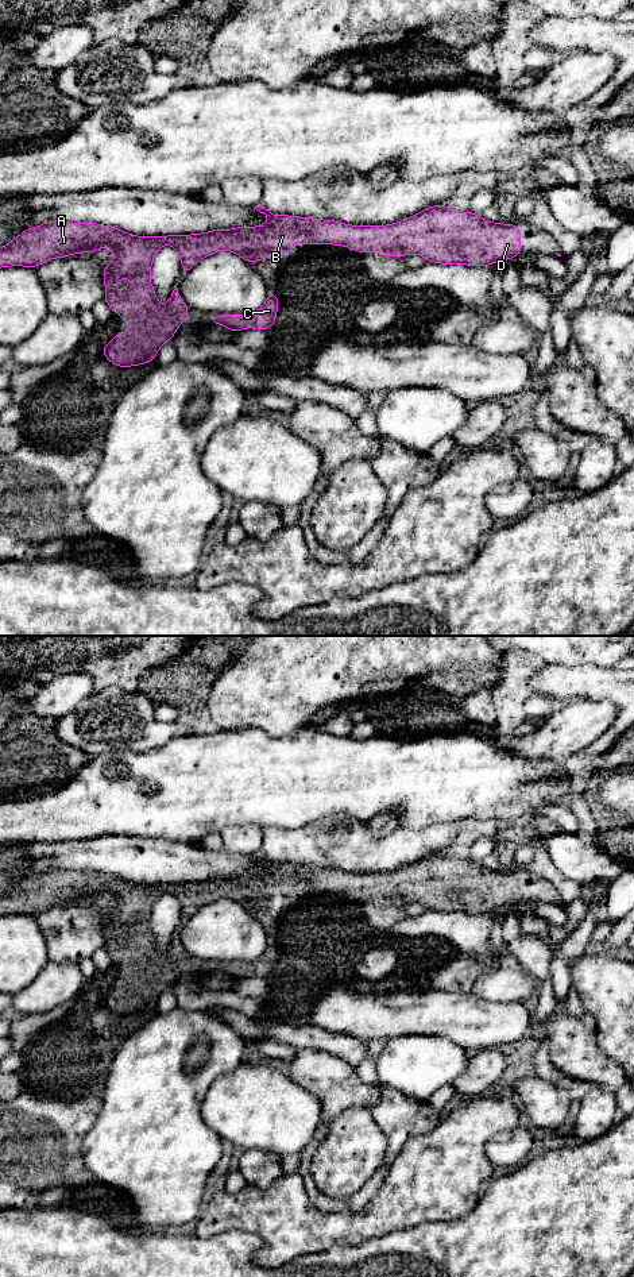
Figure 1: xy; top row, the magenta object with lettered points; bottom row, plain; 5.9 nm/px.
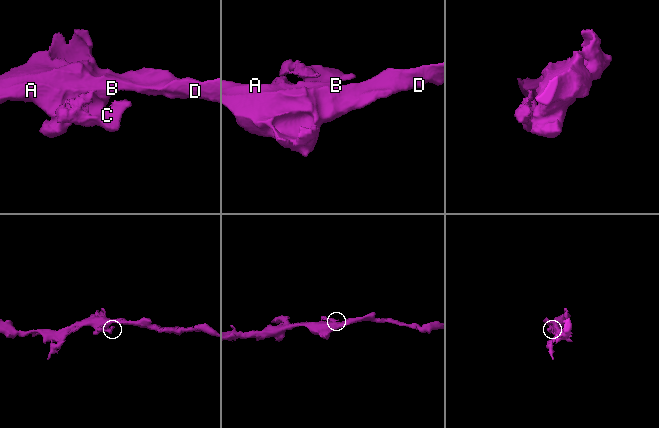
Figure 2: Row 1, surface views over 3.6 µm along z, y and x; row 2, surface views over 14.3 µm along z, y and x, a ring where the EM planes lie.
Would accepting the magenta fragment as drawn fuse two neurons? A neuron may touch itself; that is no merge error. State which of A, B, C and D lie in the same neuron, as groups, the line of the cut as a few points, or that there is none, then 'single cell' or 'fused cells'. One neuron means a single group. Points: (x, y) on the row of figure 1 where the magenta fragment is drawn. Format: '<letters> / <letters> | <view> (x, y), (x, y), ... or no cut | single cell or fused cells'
A B C D | no cut | single cell

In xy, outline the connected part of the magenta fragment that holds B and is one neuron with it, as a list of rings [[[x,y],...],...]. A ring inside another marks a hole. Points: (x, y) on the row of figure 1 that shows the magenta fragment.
[[[263,205],[255,207],[255,209],[270,217],[262,227],[251,225],[193,235],[152,238],[131,235],[119,228],[97,223],[47,221],[23,231],[18,238],[11,239],[5,247],[0,248],[0,267],[36,267],[53,258],[66,258],[70,254],[94,252],[104,246],[109,247],[115,258],[104,267],[105,301],[113,312],[119,313],[131,325],[131,329],[116,333],[108,346],[101,347],[101,351],[111,363],[119,367],[129,367],[152,362],[161,346],[170,340],[178,325],[189,317],[188,306],[178,294],[177,286],[170,301],[161,305],[151,285],[151,265],[156,251],[163,244],[173,246],[179,252],[183,274],[202,258],[221,250],[236,252],[251,263],[263,258],[287,255],[293,246],[302,243],[345,246],[357,252],[376,251],[382,256],[399,258],[420,254],[429,262],[468,266],[488,266],[500,259],[513,259],[521,254],[521,229],[515,224],[486,221],[476,213],[452,211],[445,205],[428,207],[414,216],[388,225],[349,225],[335,220],[277,216]],[[128,275],[132,277],[132,281],[121,293],[116,293],[115,283]]]

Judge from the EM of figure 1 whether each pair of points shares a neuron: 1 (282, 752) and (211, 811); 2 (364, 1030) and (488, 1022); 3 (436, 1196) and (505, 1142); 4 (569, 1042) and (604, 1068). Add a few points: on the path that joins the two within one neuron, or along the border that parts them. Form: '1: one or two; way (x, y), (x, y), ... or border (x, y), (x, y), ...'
1: one; way (265, 770), (256, 778), (244, 778), (228, 794)
2: one; way (395, 1019), (457, 1019)
3: two; border (505, 1129), (486, 1144), (486, 1156), (494, 1168)
4: one; way (578, 1050), (596, 1068)

